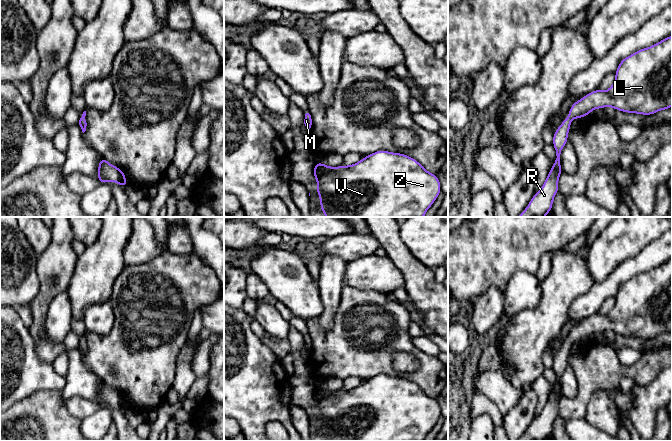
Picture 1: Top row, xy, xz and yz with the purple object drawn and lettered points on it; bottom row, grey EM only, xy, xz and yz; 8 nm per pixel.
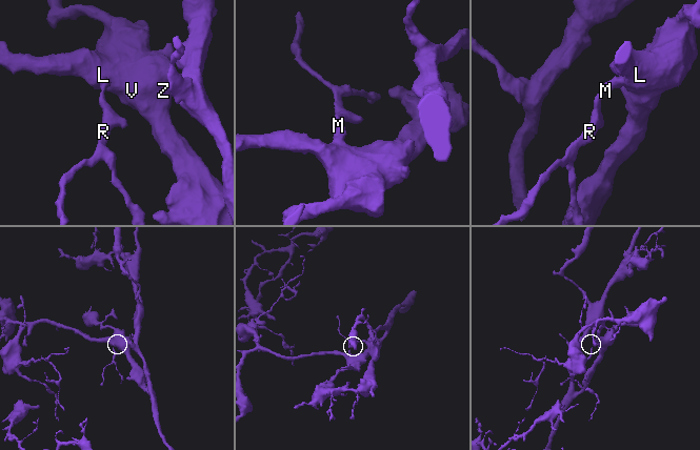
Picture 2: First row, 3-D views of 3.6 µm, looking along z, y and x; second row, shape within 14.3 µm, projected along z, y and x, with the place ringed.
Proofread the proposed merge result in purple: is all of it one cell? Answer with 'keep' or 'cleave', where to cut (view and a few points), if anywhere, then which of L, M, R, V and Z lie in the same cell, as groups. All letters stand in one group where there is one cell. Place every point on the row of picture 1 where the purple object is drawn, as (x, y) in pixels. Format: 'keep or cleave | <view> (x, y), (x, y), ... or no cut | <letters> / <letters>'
keep | no cut | L M R V Z

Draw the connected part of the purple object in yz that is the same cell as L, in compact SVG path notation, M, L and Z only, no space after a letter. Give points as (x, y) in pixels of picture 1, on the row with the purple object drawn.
M672 35L622 59L615 72L615 81L609 89L606 91L596 89L572 104L568 117L563 120L553 134L553 147L557 158L551 166L551 171L542 188L533 195L528 206L517 217L545 217L548 215L552 209L555 194L559 192L558 180L563 172L560 154L568 141L571 120L589 116L592 110L608 106L621 112L641 115L653 115L672 106Z

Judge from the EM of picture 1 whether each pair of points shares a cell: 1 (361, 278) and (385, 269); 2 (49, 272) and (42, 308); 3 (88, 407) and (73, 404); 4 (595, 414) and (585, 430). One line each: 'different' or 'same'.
1: same
2: same
3: same
4: different

